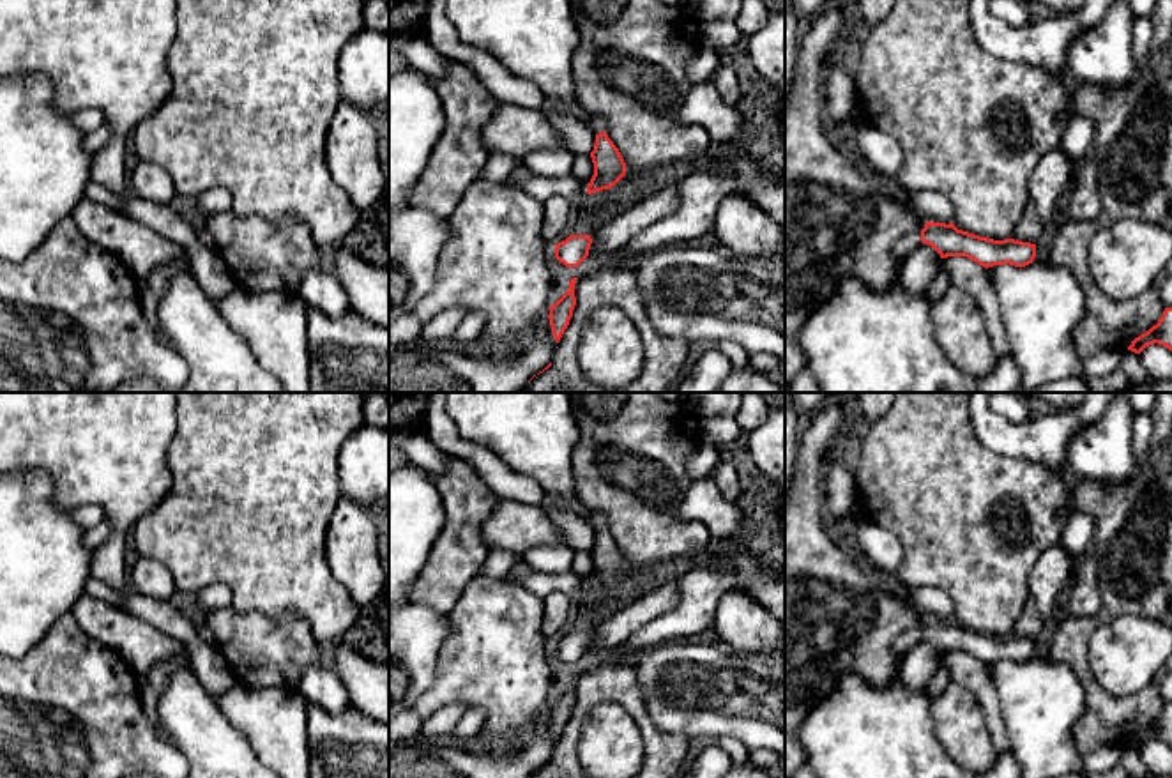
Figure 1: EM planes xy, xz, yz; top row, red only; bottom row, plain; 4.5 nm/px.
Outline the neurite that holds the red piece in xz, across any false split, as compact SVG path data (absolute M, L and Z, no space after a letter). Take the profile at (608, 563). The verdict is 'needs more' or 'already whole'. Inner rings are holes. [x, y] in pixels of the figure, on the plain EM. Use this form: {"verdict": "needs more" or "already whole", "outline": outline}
{"verdict": "needs more", "outline": "M590 511L590 523L596 529L596 539L590 548L594 571L587 582L589 591L613 584L626 571L626 559L605 529L605 516L599 511Z"}

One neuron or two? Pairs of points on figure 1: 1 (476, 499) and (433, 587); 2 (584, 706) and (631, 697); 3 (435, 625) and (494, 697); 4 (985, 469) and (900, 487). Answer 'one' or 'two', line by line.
1: one
2: one
3: two
4: one

